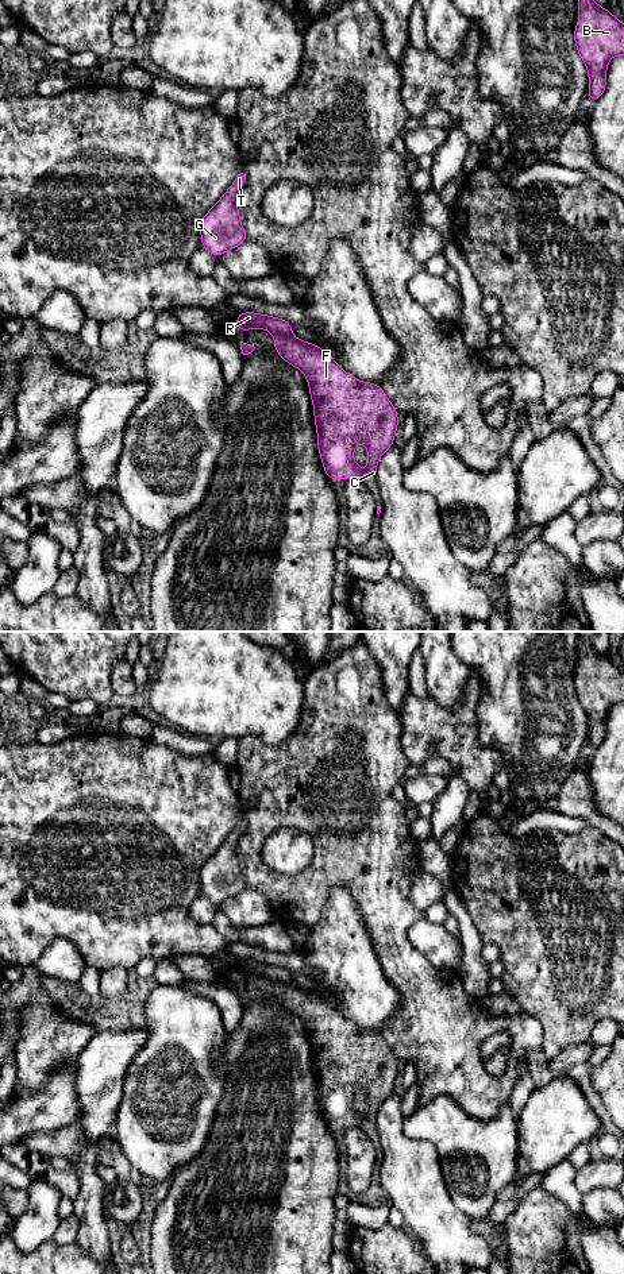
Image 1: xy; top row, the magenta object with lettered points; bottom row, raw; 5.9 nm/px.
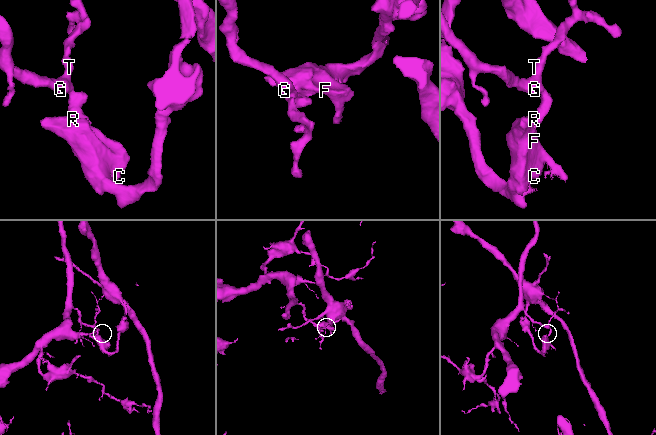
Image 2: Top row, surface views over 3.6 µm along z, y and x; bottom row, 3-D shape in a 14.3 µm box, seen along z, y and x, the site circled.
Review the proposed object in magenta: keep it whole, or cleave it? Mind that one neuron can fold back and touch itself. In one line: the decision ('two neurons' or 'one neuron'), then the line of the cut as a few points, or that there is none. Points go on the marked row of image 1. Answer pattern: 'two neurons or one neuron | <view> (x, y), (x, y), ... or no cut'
two neurons | xy (274, 335), (289, 335), (293, 338)

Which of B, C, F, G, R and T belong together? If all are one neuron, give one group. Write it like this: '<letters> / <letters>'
B C F / G R T

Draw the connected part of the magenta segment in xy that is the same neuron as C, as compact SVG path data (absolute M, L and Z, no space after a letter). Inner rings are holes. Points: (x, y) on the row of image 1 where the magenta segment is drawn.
M285 335L274 336L278 355L301 370L309 385L313 404L317 448L321 464L330 479L359 479L377 476L377 464L385 451L393 445L398 426L397 410L380 385L361 382L343 371L319 345ZM363 443L367 449L367 468L363 471L354 462L354 449Z

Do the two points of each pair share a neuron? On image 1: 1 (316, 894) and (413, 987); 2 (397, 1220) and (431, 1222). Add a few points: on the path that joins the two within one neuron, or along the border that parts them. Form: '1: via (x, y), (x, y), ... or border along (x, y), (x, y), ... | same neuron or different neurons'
1: via (351, 881), (388, 918), (388, 931), (395, 952) | same neuron
2: border along (391, 1207), (401, 1215), (404, 1227) | different neurons

